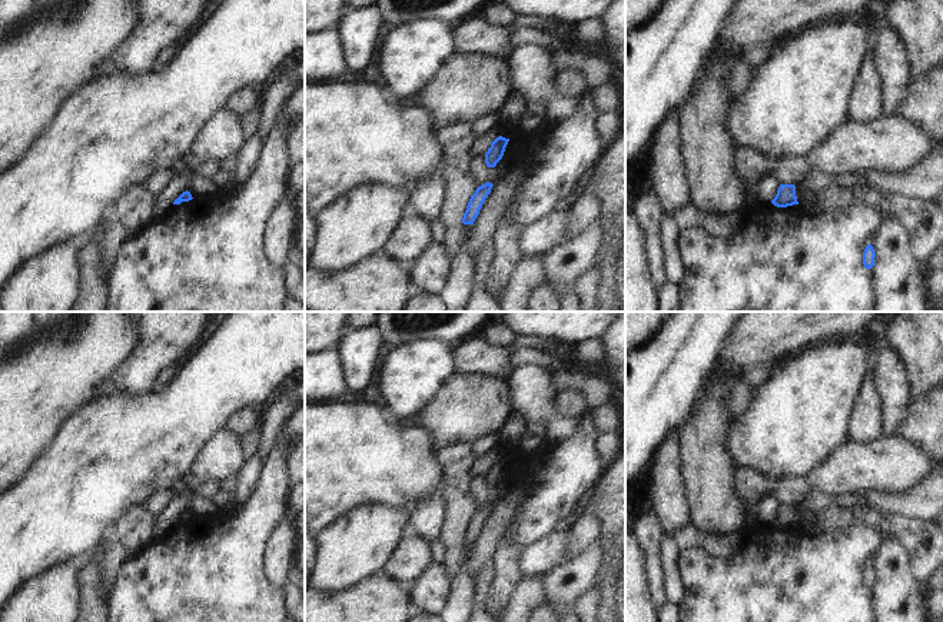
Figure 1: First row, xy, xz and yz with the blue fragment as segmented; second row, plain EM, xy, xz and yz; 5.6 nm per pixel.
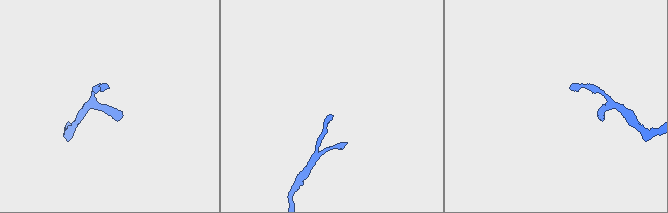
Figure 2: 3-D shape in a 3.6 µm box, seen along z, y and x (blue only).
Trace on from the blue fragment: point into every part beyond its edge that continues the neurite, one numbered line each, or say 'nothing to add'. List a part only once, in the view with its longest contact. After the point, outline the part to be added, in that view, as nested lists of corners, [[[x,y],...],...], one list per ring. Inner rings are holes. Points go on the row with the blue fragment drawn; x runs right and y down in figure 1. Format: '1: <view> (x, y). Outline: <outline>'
nothing to add.

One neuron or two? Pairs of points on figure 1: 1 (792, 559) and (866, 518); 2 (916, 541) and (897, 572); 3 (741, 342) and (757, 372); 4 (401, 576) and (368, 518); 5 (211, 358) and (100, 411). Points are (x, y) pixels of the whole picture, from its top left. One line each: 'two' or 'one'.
1: two
2: two
3: two
4: two
5: one

